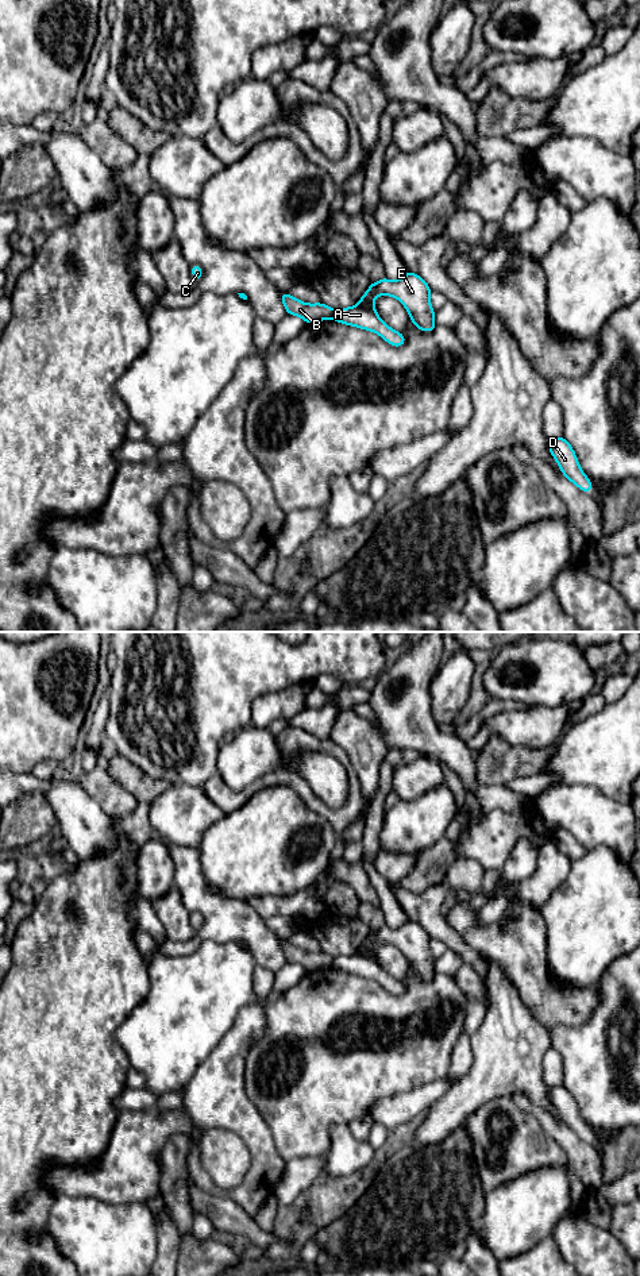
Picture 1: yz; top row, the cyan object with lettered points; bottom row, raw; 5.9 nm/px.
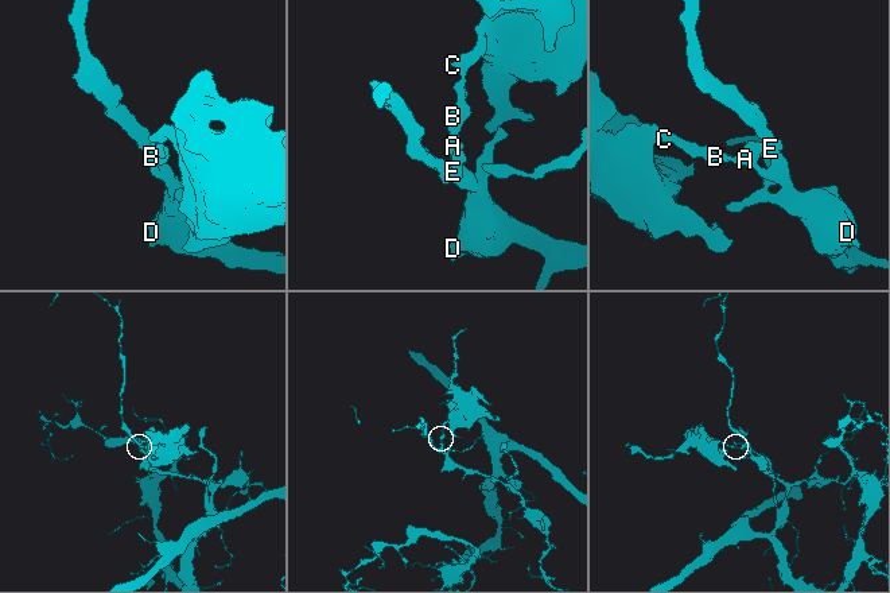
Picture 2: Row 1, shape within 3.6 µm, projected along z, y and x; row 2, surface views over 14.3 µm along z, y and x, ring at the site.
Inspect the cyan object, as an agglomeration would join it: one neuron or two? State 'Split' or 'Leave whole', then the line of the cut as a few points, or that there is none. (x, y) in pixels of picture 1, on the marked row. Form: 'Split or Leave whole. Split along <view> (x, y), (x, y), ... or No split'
Split. Split along yz (334, 311), (331, 317)

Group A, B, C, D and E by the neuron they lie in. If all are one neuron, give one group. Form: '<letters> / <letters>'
A D E / B C

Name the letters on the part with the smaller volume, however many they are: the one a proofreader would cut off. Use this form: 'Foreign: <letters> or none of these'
Foreign: B, C

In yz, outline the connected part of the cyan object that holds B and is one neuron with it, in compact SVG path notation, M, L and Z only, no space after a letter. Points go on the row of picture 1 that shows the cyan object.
M288 292L281 293L281 300L286 309L286 315L300 316L306 324L316 323L320 320L332 319L334 309L323 302L305 304Z

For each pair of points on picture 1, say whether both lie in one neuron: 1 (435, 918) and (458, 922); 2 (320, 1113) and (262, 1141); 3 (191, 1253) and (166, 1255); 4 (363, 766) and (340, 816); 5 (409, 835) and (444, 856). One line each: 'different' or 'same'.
1: different
2: different
3: different
4: different
5: different

